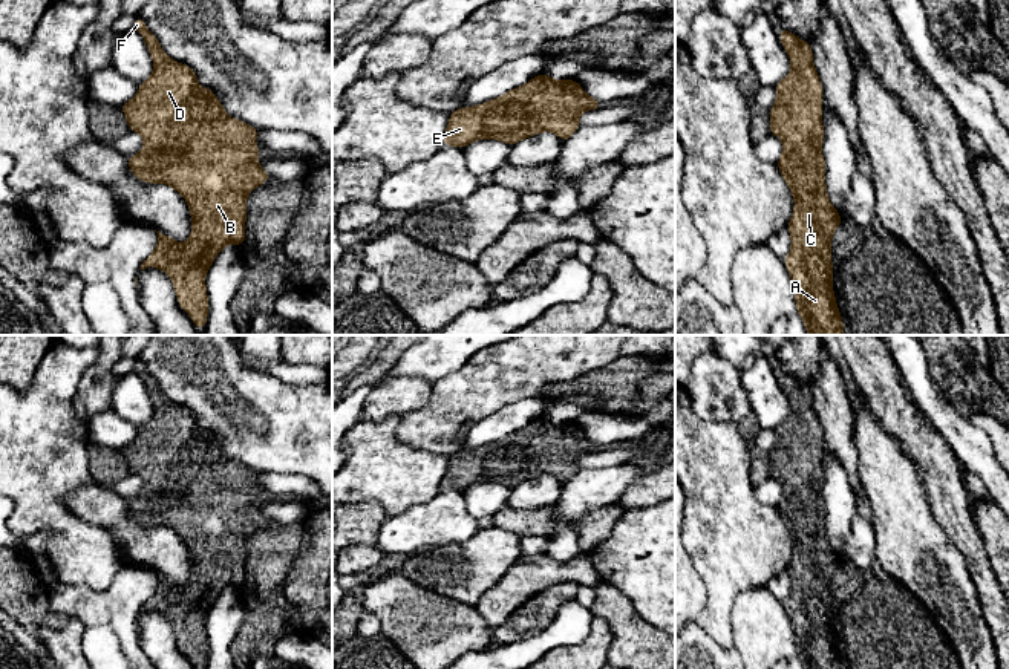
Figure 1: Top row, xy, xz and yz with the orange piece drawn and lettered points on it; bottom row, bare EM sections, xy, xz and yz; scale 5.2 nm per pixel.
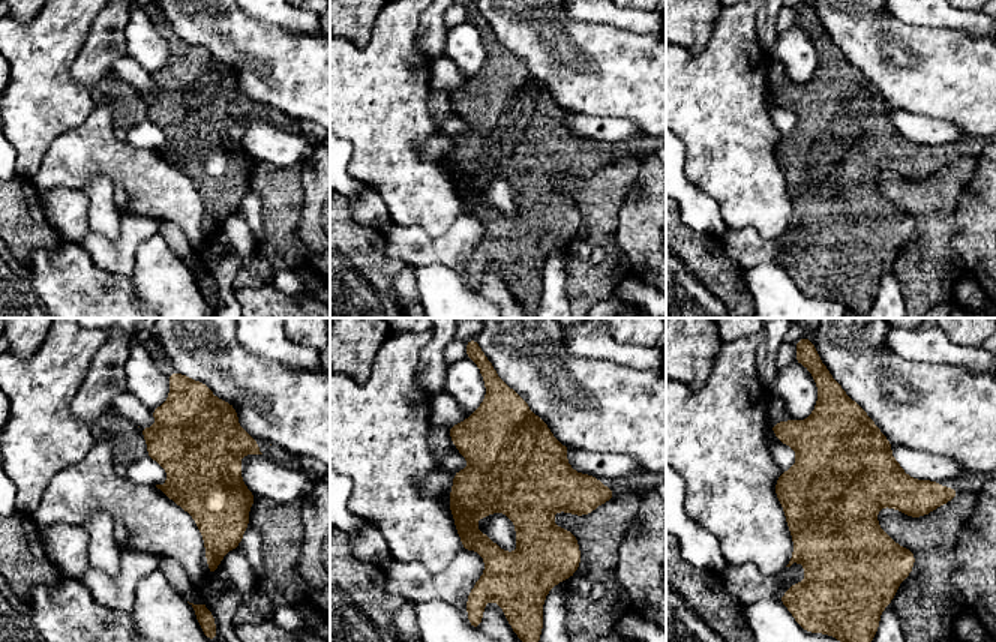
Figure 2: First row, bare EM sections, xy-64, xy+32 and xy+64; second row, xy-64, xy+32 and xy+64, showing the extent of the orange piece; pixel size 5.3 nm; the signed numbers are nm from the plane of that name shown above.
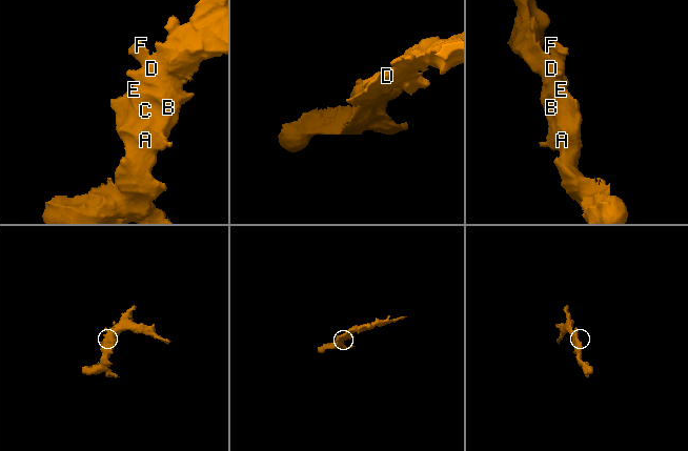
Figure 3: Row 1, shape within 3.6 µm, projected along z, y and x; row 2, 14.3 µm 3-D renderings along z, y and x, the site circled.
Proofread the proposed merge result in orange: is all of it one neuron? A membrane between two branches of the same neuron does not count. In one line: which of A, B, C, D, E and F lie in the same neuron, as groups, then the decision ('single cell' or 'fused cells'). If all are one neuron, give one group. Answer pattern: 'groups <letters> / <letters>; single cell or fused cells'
groups A B C D E F; single cell

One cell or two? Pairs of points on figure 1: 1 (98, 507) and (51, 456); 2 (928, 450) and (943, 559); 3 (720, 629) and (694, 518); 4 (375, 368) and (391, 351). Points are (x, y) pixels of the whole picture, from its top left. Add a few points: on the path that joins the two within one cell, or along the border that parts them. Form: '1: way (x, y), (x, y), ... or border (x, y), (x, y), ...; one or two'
1: border (92, 478), (68, 496), (68, 507), (86, 522); two
2: border (925, 490), (931, 515), (960, 553); two
3: way (718, 602), (718, 545); one
4: way (380, 363), (388, 355); one

